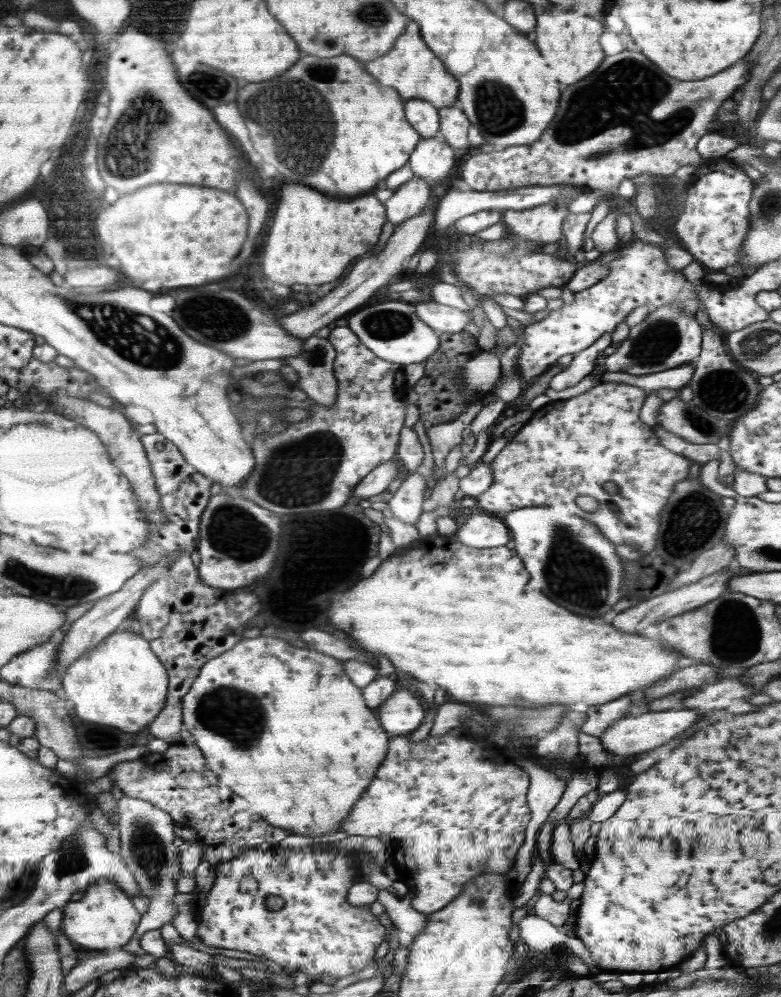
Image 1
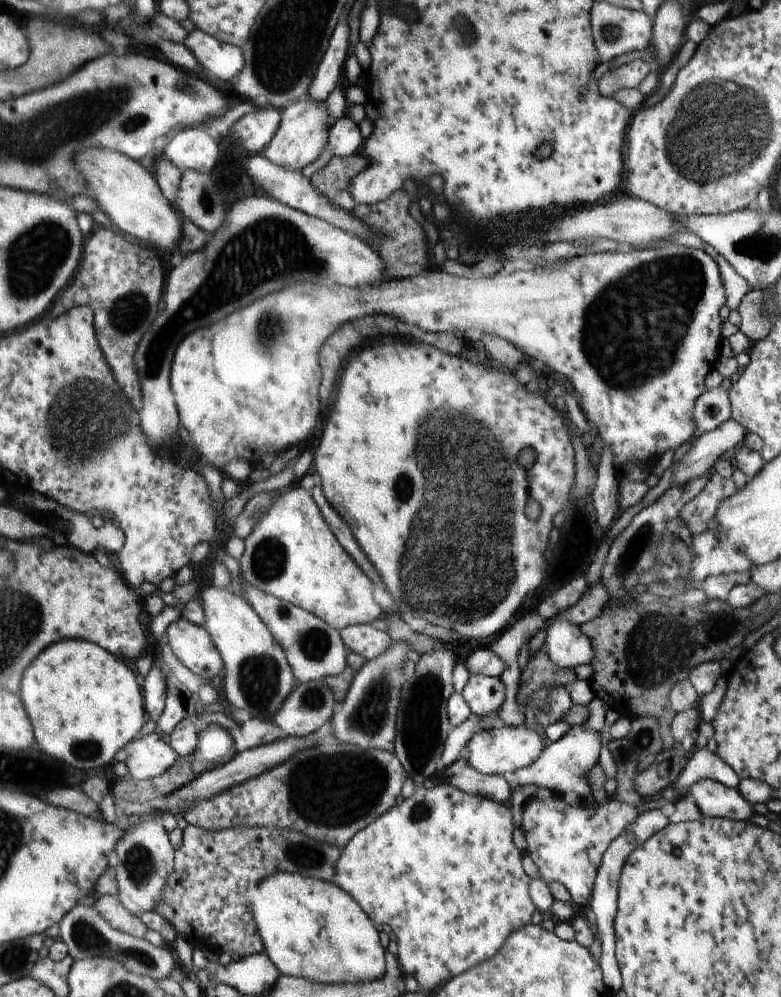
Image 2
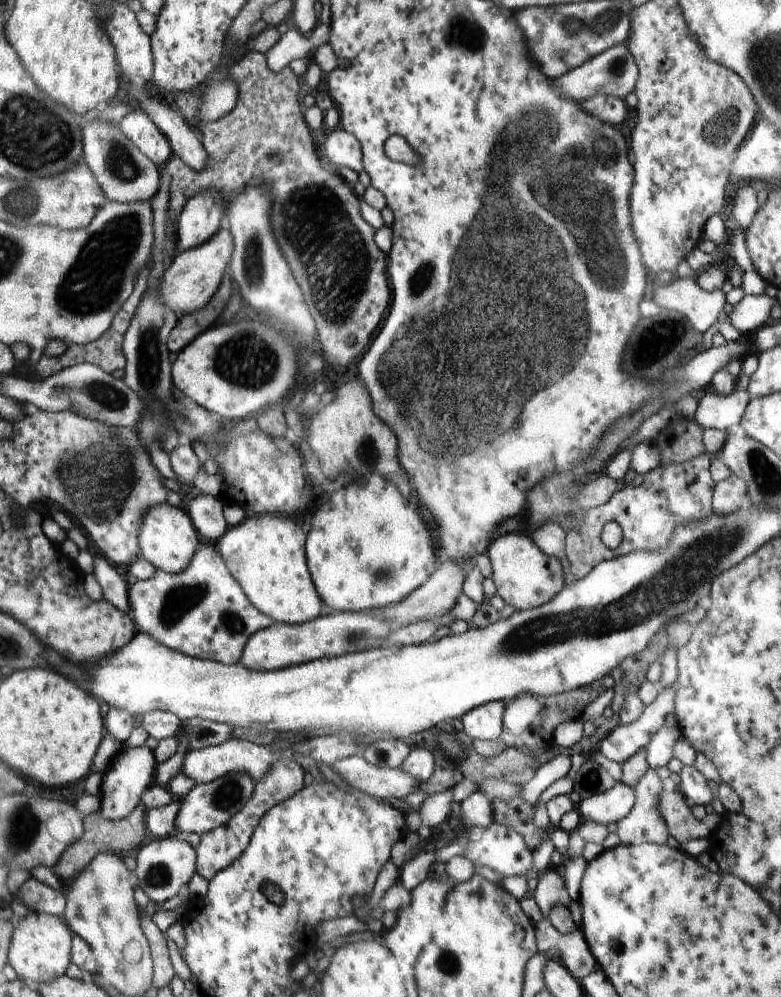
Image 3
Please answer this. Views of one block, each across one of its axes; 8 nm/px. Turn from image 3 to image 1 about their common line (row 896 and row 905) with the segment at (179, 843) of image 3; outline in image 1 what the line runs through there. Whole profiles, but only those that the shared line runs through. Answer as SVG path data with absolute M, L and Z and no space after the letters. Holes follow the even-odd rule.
M123 796L118 801L116 823L119 830L120 850L118 854L126 863L127 869L133 872L134 878L140 887L140 896L145 896L148 901L148 912L142 915L141 926L133 934L132 938L122 950L134 954L133 966L147 968L154 966L156 958L140 948L140 937L149 930L160 929L164 924L173 923L180 908L172 905L172 899L177 894L174 871L179 860L179 852L175 845L174 827L172 817L154 806L150 802L138 798Z

